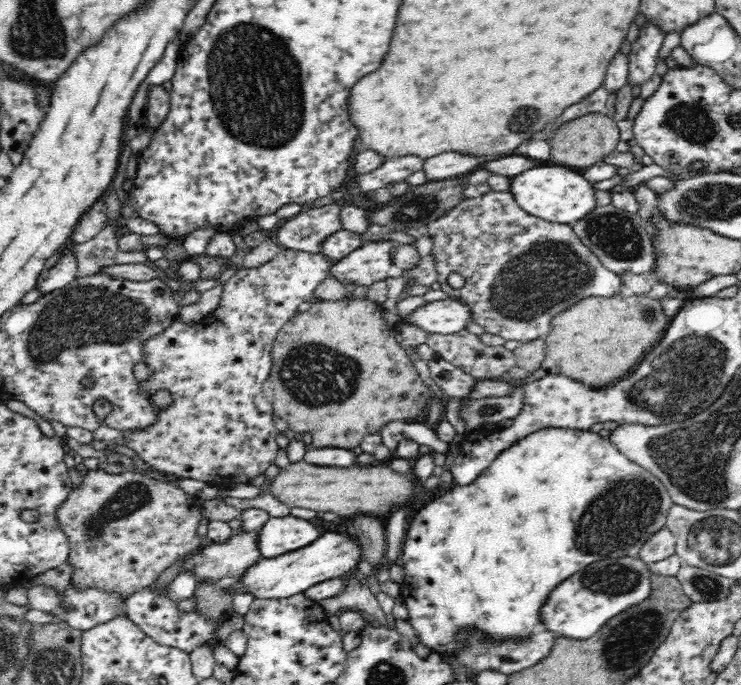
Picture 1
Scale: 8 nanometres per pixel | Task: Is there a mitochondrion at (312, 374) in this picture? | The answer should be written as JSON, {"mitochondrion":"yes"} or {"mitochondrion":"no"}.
{"mitochondrion":"yes"}

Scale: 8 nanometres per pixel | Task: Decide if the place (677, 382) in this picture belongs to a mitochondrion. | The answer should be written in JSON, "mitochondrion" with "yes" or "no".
{"mitochondrion":"yes"}

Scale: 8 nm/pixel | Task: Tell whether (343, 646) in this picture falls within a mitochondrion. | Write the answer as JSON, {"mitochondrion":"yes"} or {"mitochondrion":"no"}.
{"mitochondrion":"no"}

